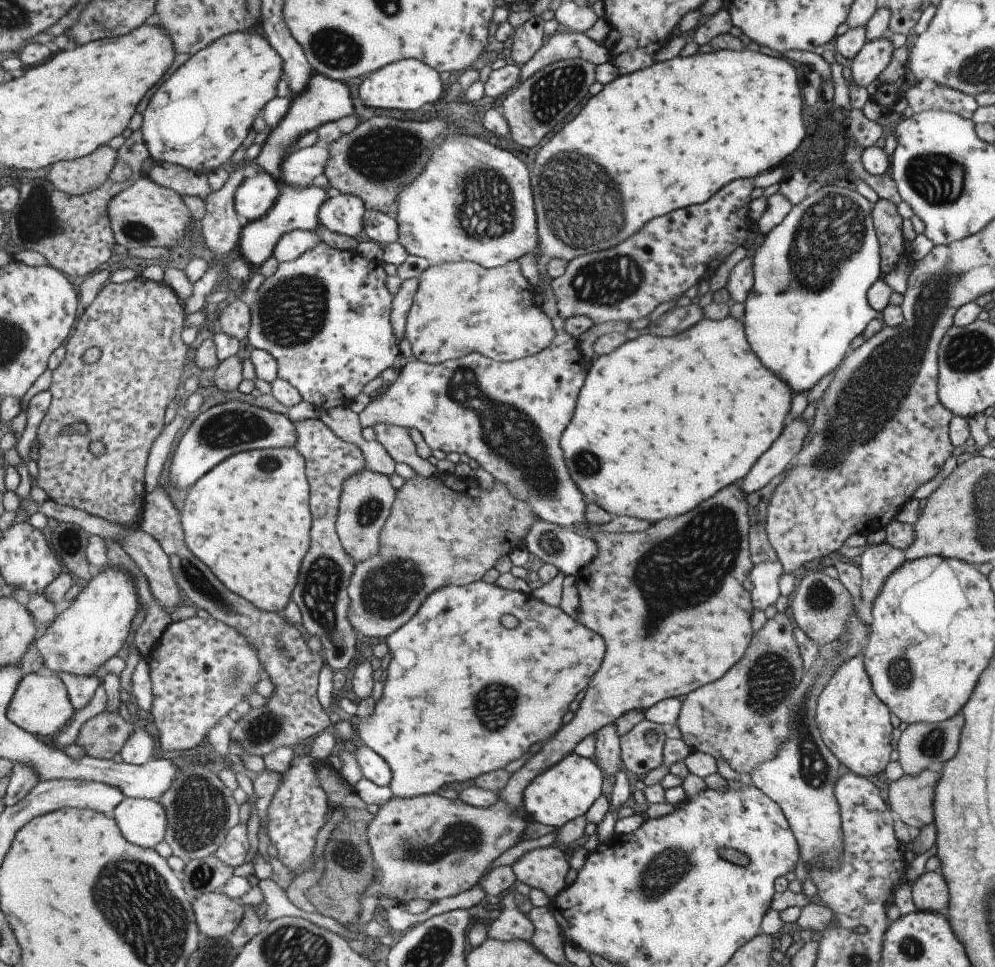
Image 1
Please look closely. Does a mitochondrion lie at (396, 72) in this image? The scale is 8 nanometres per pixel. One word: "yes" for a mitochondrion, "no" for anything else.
no

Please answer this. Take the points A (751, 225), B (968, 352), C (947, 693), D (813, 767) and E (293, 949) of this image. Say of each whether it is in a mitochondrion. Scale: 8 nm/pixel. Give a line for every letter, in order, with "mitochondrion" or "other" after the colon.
A: other
B: mitochondrion
C: other
D: mitochondrion
E: mitochondrion

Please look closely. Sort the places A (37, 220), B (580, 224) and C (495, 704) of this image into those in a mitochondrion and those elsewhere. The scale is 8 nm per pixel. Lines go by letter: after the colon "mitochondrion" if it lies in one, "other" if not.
A: mitochondrion
B: mitochondrion
C: mitochondrion

